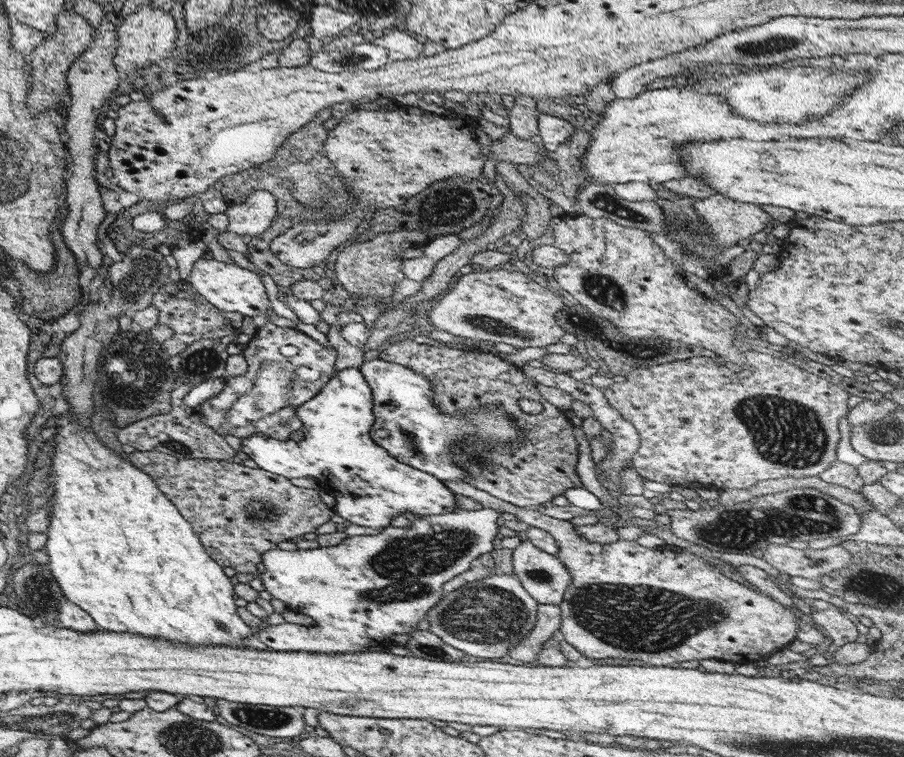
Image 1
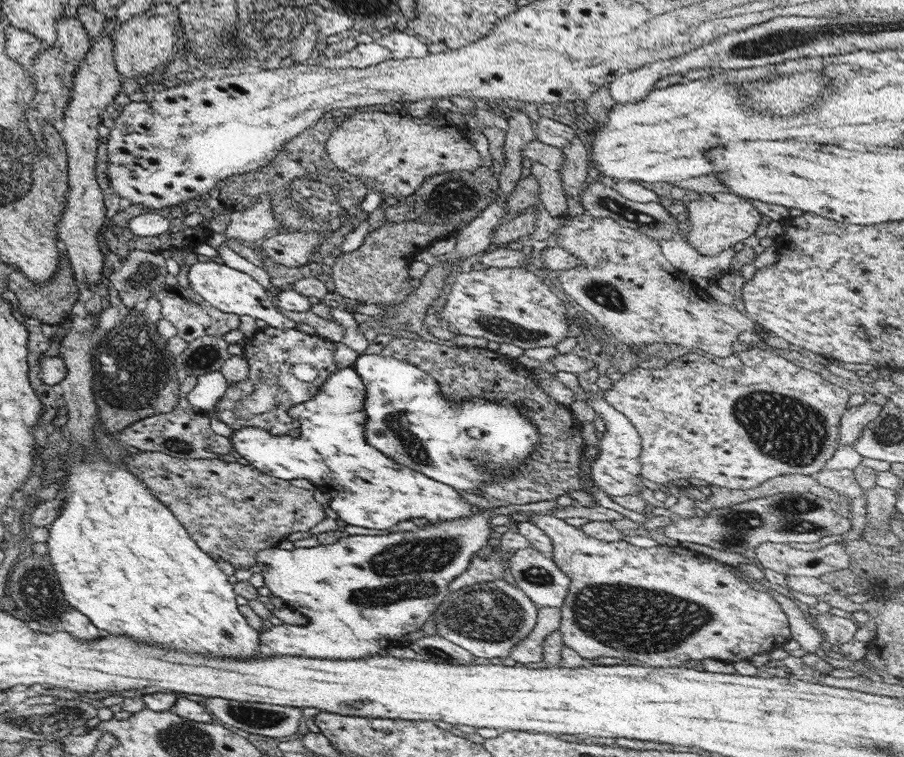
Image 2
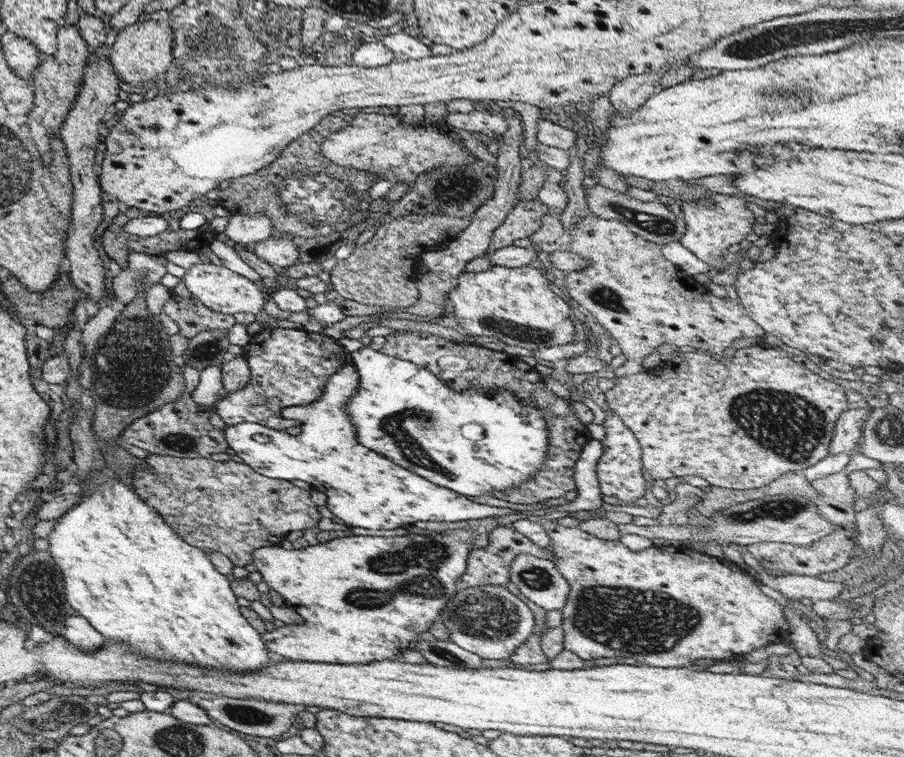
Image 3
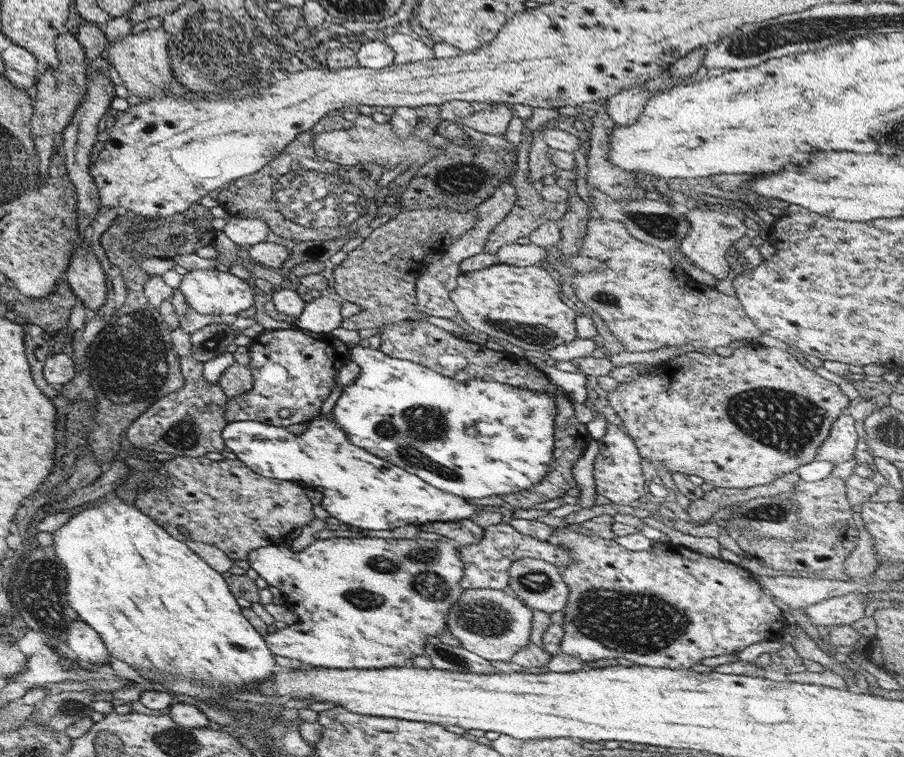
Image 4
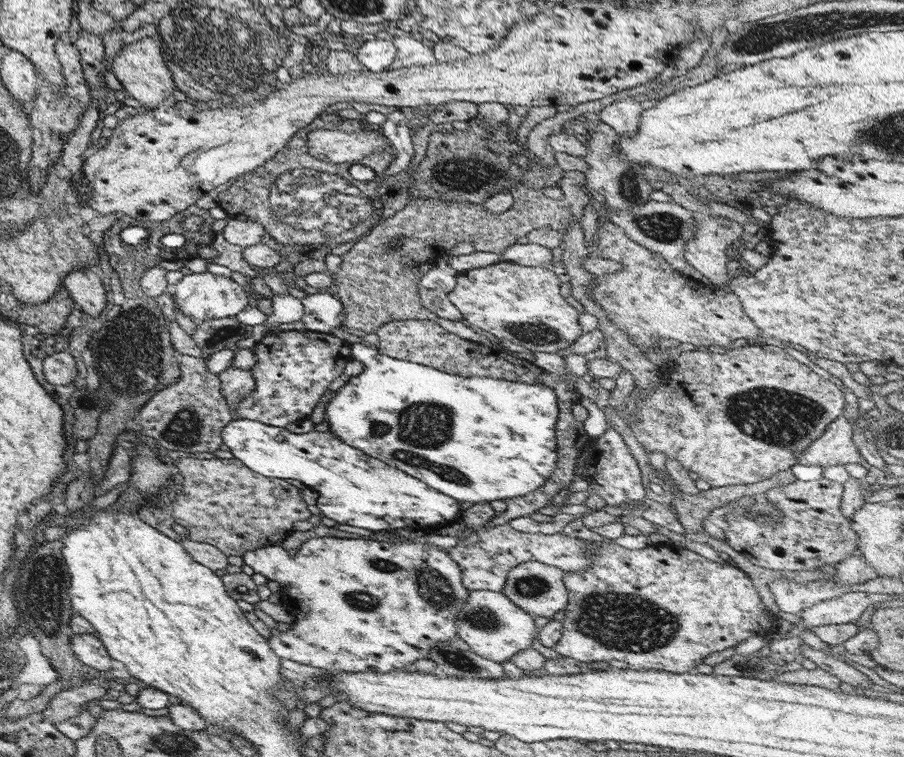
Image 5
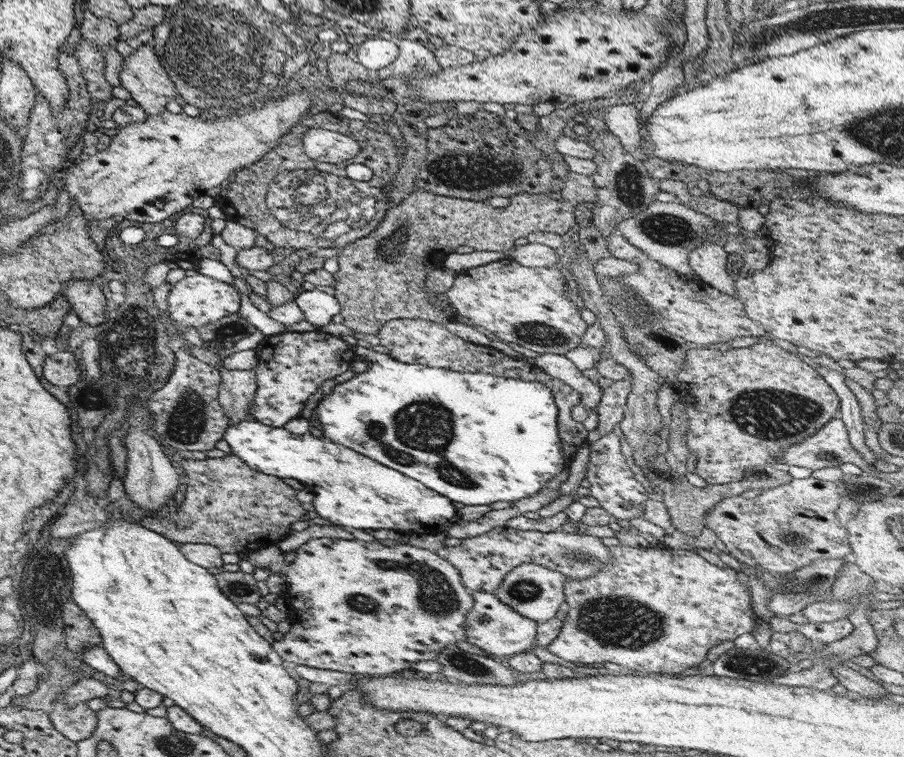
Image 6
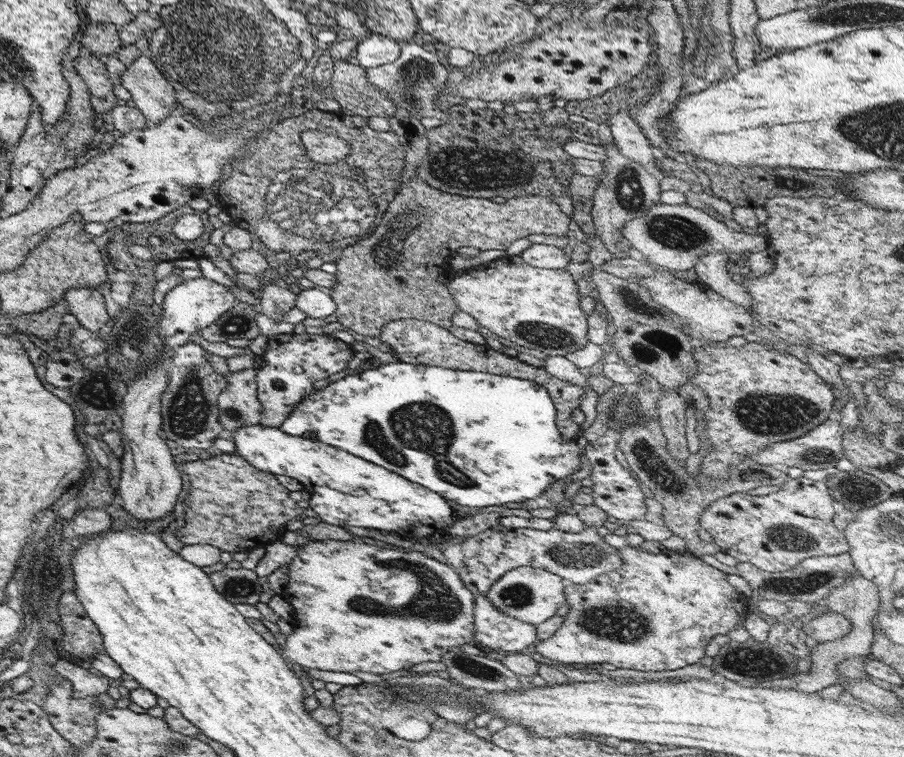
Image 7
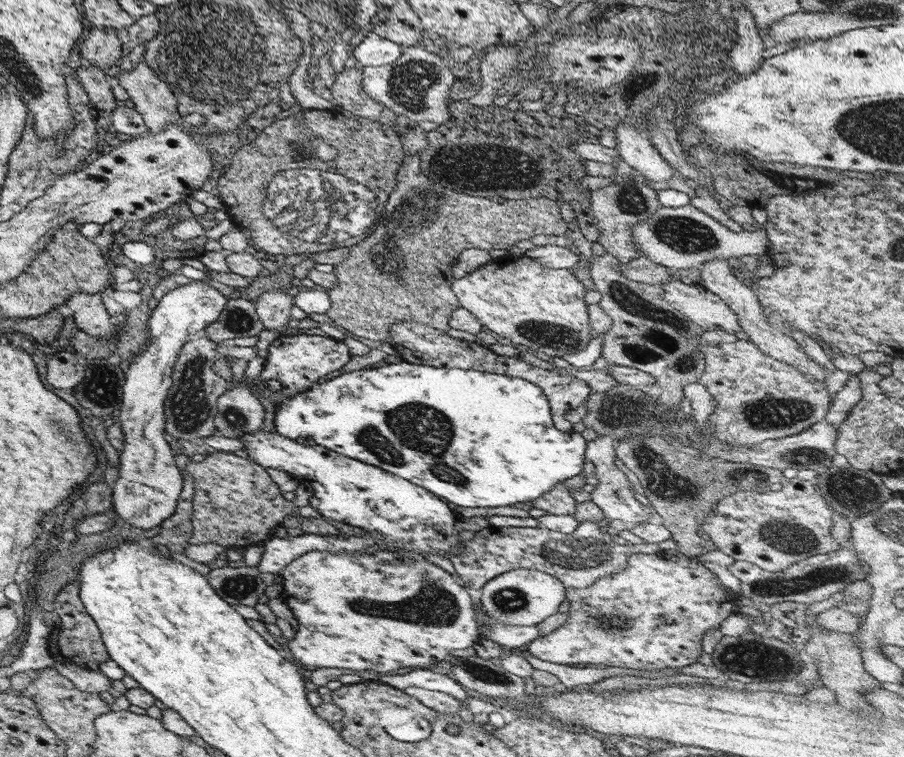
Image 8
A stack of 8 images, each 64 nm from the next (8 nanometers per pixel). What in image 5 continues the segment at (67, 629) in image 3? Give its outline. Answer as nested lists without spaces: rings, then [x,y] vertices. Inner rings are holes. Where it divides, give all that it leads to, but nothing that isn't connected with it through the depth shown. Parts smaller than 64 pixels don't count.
[[[75,633],[69,636],[71,652],[90,670],[111,670],[111,657],[106,653],[103,643],[91,633]]]

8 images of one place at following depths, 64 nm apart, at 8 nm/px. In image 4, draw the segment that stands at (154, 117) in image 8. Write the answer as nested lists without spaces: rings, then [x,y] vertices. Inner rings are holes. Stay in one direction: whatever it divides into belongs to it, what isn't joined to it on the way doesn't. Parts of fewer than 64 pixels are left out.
[[[163,27],[145,29],[138,34],[129,32],[105,49],[103,59],[107,67],[116,71],[129,94],[139,96],[141,100],[159,98],[168,94],[171,78],[167,44],[169,35]]]

